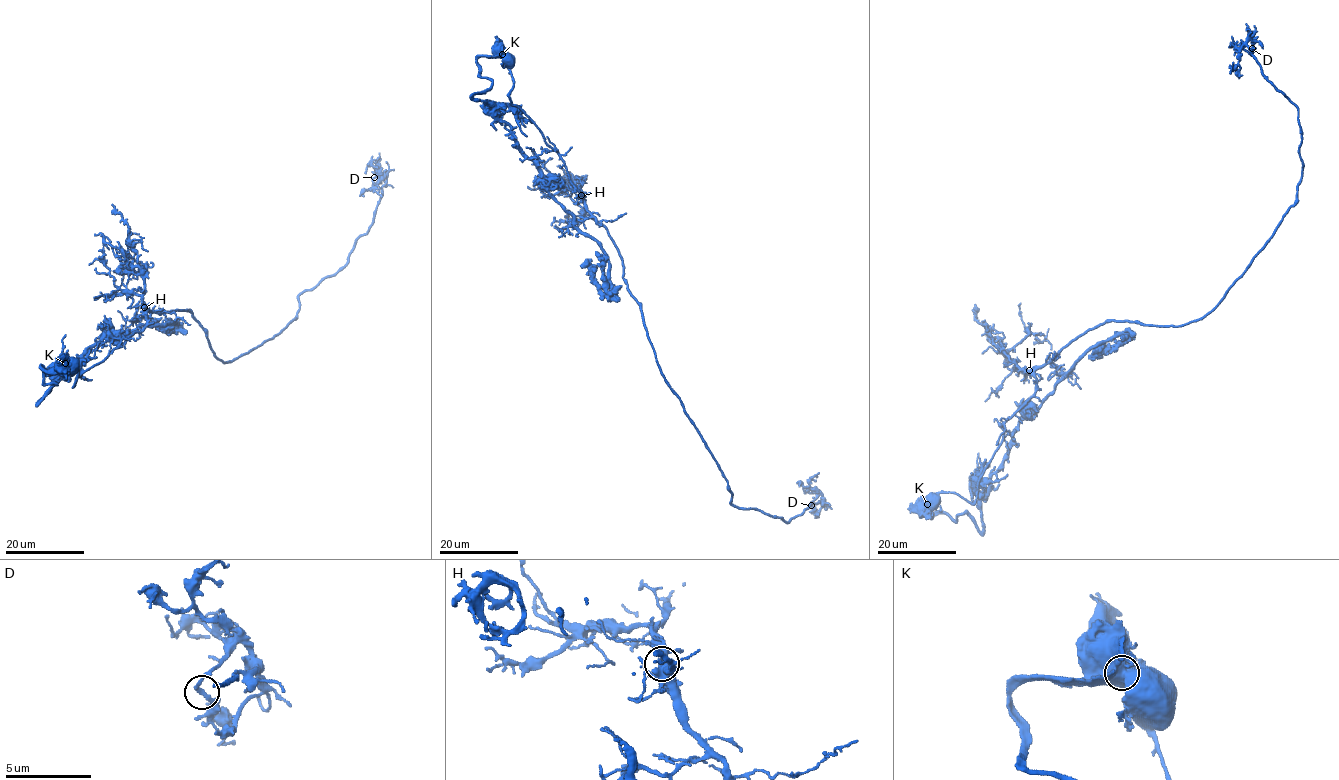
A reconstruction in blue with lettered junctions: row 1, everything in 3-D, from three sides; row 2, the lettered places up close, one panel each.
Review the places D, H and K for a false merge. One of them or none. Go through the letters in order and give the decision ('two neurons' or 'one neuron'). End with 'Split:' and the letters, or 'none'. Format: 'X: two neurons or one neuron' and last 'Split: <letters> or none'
D: one neuron
H: one neuron
K: two neurons
Split: K

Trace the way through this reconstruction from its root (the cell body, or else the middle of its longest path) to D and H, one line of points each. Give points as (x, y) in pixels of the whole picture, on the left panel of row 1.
D: (65, 365), (74, 386), (148, 310), (188, 310), (223, 363), (248, 353), (347, 262), (386, 181), (373, 178)
H: (65, 365), (74, 363), (74, 386), (75, 377), (104, 360), (121, 339), (142, 329), (144, 307)

